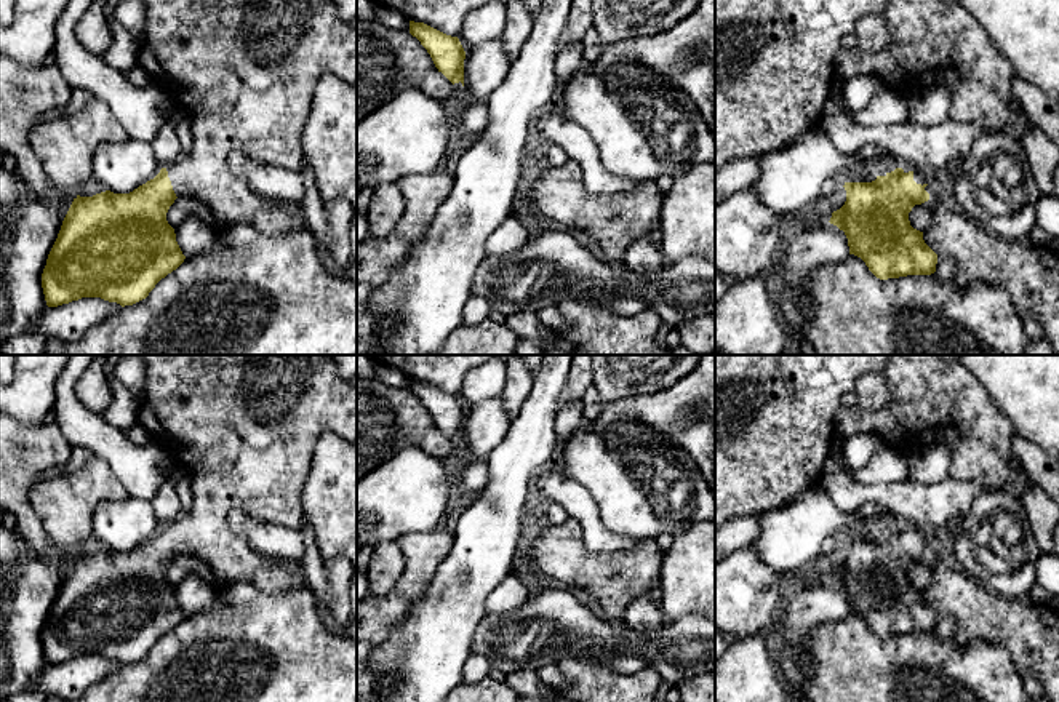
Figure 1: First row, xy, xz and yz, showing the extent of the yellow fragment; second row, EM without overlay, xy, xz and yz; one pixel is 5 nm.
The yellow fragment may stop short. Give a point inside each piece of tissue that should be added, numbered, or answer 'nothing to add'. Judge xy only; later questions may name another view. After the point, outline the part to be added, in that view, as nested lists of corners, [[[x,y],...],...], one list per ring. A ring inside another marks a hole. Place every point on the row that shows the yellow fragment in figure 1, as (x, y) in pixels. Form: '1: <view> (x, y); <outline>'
1: xy (245, 71); [[[141,0],[146,8],[146,27],[141,48],[138,53],[138,66],[147,74],[150,83],[157,86],[171,102],[179,106],[190,115],[190,128],[194,136],[192,149],[166,166],[176,197],[195,198],[203,201],[213,213],[214,227],[222,229],[238,222],[248,222],[266,235],[288,235],[306,227],[304,211],[299,201],[269,198],[254,192],[246,179],[232,173],[229,157],[242,152],[256,163],[274,165],[285,170],[301,170],[304,154],[301,146],[302,128],[306,125],[314,90],[325,74],[333,74],[341,80],[357,86],[357,18],[342,21],[338,16],[336,5],[331,0]]]

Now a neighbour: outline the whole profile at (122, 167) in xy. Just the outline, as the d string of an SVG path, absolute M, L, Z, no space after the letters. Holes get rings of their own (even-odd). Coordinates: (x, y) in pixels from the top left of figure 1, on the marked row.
M104 142L93 157L93 174L114 193L130 193L160 173L150 142Z

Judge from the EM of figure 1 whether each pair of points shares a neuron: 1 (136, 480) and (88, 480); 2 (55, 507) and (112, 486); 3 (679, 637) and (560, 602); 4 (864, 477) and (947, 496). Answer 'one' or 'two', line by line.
1: two
2: one
3: one
4: two

